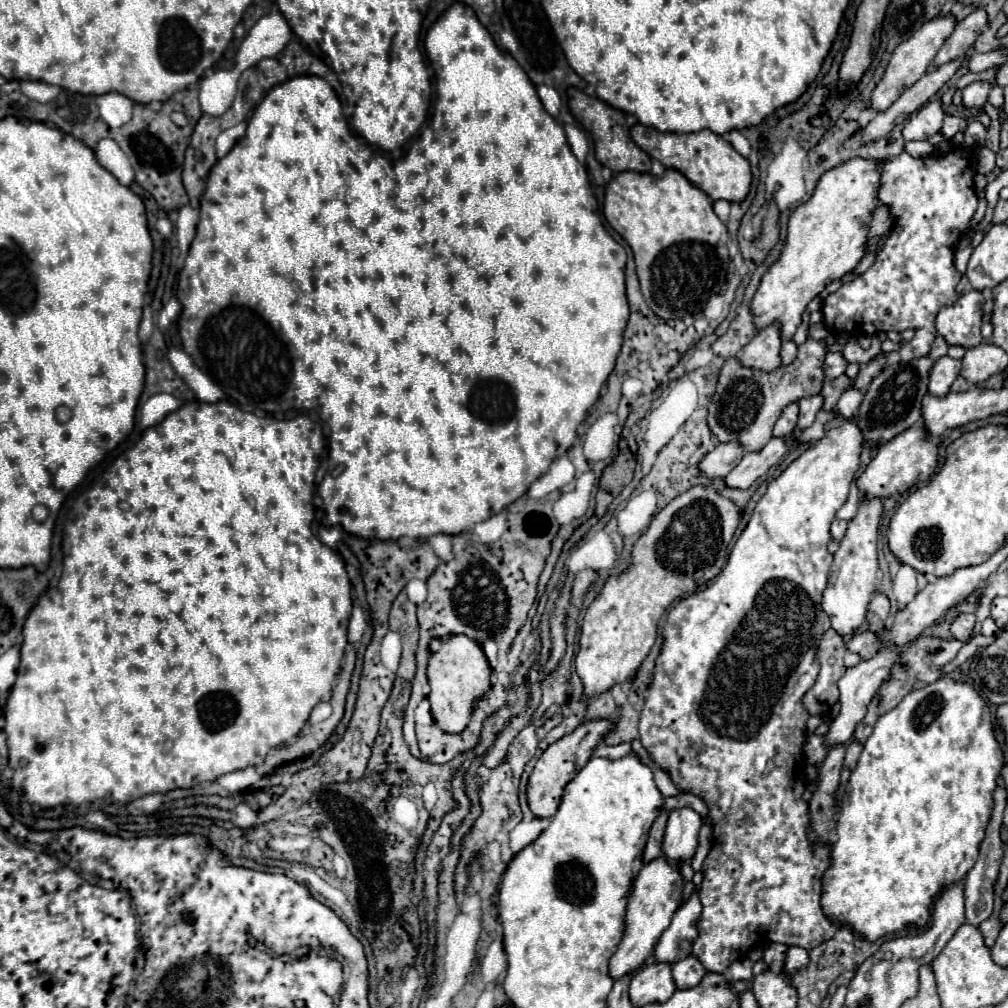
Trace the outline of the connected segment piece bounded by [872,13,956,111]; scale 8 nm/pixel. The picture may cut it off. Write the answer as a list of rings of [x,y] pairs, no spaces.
[[[950,13],[948,15],[938,15],[932,21],[924,23],[908,41],[900,43],[892,53],[892,59],[886,67],[886,73],[884,73],[882,81],[872,91],[872,109],[886,111],[910,85],[914,85],[930,69],[932,59],[936,57],[936,53],[944,45],[944,41],[952,35],[954,27],[956,27],[956,17],[954,15],[950,15]]]

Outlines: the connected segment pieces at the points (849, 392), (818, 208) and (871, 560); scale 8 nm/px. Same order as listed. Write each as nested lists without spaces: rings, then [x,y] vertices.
[[[848,387],[848,389],[842,393],[836,409],[840,411],[840,415],[842,415],[846,421],[850,421],[850,419],[854,417],[854,413],[858,411],[858,407],[860,407],[860,403],[862,403],[862,397],[864,397],[864,393],[856,391],[854,387]]]
[[[850,159],[824,173],[814,195],[796,207],[788,221],[786,247],[780,259],[762,277],[752,301],[754,323],[758,329],[764,329],[772,321],[780,321],[782,339],[790,339],[802,323],[806,305],[824,291],[826,283],[842,279],[848,271],[858,267],[868,253],[870,217],[880,207],[878,185],[882,167],[882,161]]]
[[[862,497],[856,517],[848,523],[848,529],[840,541],[840,547],[834,555],[834,563],[830,567],[828,585],[822,595],[822,609],[828,613],[832,627],[840,635],[852,635],[856,629],[864,627],[866,607],[876,591],[876,575],[878,575],[878,525],[882,515],[882,499],[880,497]]]

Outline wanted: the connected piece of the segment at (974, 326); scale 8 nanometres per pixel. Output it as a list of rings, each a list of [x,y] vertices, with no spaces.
[[[968,291],[954,305],[940,309],[936,317],[936,331],[948,345],[962,345],[966,349],[982,343],[982,293]]]

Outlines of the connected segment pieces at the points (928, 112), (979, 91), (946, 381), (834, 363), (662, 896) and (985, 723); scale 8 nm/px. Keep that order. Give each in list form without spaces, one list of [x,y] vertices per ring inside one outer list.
[[[942,101],[926,103],[906,121],[906,127],[902,131],[904,141],[916,141],[916,139],[926,139],[936,135],[942,127],[944,117],[946,117],[946,111],[942,107]]]
[[[974,81],[962,91],[962,101],[964,107],[984,107],[988,93],[990,93],[990,83],[988,81]]]
[[[948,355],[940,357],[934,363],[934,369],[930,375],[930,393],[932,395],[948,395],[952,383],[960,375],[960,367],[962,367],[962,361],[958,361],[958,359],[952,359]]]
[[[828,351],[826,361],[824,361],[824,373],[826,373],[828,379],[836,379],[836,377],[844,375],[846,373],[846,367],[848,367],[848,361],[844,359],[842,353]]]
[[[658,855],[648,863],[648,867],[642,867],[638,873],[630,899],[626,909],[626,931],[624,937],[610,959],[610,975],[614,979],[620,979],[626,973],[632,973],[634,969],[640,969],[648,955],[654,951],[654,945],[658,943],[664,929],[670,925],[672,915],[682,903],[682,889],[684,889],[684,877],[680,867],[672,867],[672,863],[664,863],[664,855]]]
[[[940,677],[938,681],[934,681],[922,689],[914,689],[912,693],[908,693],[904,697],[904,701],[896,709],[880,715],[880,719],[874,725],[872,735],[868,737],[868,741],[862,749],[858,765],[850,775],[846,795],[842,799],[838,827],[836,827],[838,841],[832,845],[832,865],[824,873],[824,895],[822,895],[824,913],[832,921],[846,923],[846,927],[858,931],[868,941],[876,941],[876,939],[884,937],[886,933],[894,933],[894,931],[906,927],[908,923],[918,923],[924,927],[930,917],[930,905],[932,905],[934,897],[940,893],[940,889],[954,883],[956,879],[964,877],[972,869],[972,863],[976,863],[976,851],[980,849],[986,825],[992,815],[992,799],[994,799],[994,791],[996,791],[996,779],[1002,773],[1002,767],[1004,767],[1004,753],[1002,753],[1002,747],[994,735],[992,715],[984,703],[984,699],[968,683],[960,683],[950,677]]]

